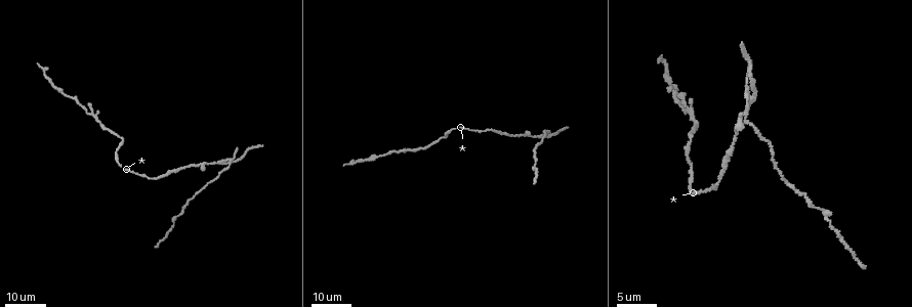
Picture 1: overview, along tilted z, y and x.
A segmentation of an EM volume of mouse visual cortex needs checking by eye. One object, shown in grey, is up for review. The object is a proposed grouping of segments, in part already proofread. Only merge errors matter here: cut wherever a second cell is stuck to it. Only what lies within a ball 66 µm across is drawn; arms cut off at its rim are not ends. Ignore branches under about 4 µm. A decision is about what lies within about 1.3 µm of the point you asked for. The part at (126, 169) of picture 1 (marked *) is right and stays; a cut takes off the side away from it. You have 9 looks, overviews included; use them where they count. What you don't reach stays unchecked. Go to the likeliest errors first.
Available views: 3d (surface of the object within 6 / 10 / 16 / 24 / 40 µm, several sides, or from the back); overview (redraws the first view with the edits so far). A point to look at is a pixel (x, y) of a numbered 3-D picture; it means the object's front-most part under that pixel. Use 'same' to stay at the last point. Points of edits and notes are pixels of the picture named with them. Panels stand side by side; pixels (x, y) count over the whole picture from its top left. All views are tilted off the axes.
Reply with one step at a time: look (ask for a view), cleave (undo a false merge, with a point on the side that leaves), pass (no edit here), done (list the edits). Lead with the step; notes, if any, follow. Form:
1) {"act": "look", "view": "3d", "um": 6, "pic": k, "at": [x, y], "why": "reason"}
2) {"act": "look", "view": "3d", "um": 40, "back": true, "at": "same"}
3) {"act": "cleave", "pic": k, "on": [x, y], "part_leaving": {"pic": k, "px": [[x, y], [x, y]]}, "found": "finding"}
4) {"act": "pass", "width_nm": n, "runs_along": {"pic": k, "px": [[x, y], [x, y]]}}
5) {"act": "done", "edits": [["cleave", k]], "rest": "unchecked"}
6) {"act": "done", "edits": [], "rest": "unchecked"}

{"act": "look", "view": "3d", "um": 16, "pic": 1, "at": [225, 160], "why": "a fork"}

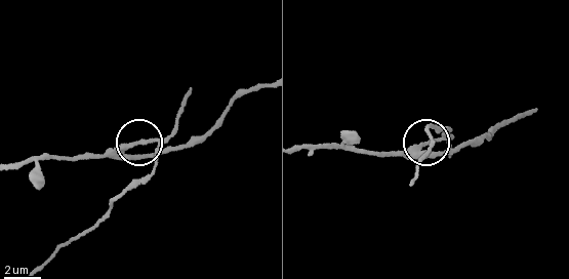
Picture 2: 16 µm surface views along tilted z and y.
{"act": "look", "view": "3d", "um": 10, "pic": 2, "at": [132, 146]}

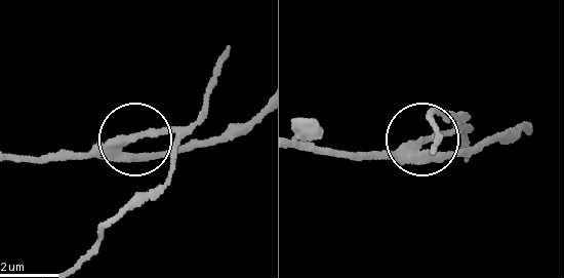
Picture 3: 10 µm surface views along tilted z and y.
{"act": "cleave", "pic": 3, "on": [151, 133], "arms": 3, "found": "a second cell is stuck on"}

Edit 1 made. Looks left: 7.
{"act": "look", "view": "3d", "um": 24, "pic": 1, "at": [691, 142], "why": "calibre changes"}

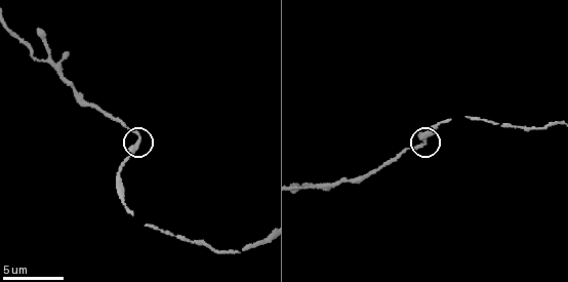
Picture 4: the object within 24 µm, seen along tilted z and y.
{"act": "look", "view": "3d", "um": 10, "pic": 4, "at": [423, 142]}

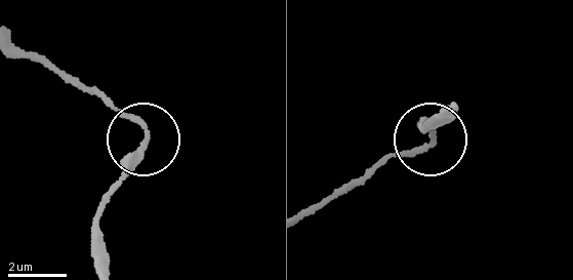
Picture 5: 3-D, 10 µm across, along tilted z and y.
{"act": "pass", "width_nm": 160, "runs_along": {"pic": 5, "px": [[106, 261], [99, 205], [144, 135], [86, 84]]}, "found": "all the same cell"}

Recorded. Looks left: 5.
{"act": "look", "view": "3d", "um": 16, "pic": 1, "at": [206, 162], "why": "thick turns thin"}

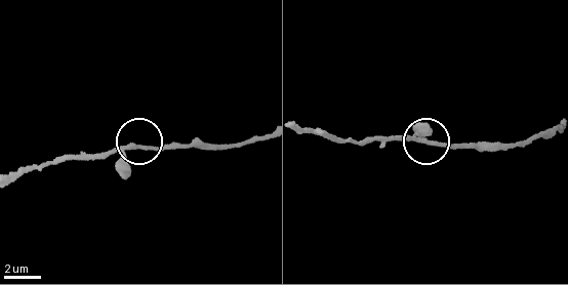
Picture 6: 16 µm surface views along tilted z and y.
{"act": "look", "view": "3d", "um": 10, "pic": 6, "at": [420, 140], "why": "zoom in"}

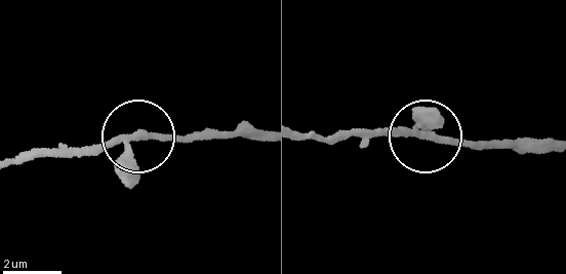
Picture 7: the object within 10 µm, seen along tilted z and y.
{"act": "pass", "arms": 3, "found": "one cell here"}

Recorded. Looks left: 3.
{"act": "look", "view": "3d", "um": 24, "pic": 1, "at": [375, 161], "why": "two arms in line, one across"}

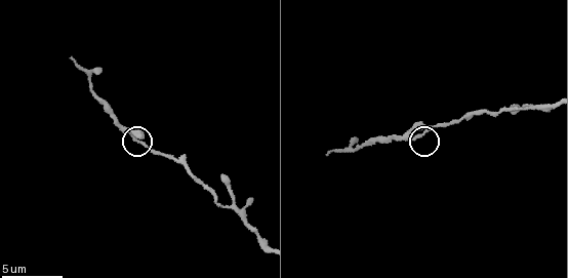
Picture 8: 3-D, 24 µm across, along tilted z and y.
{"act": "look", "view": "3d", "um": 10, "pic": 8, "at": [419, 136]}

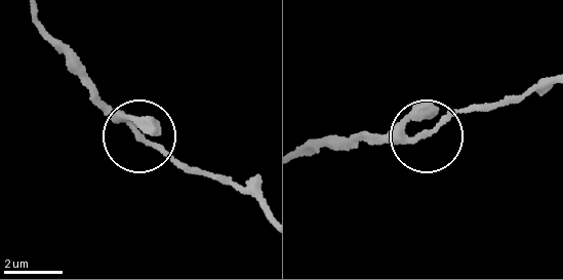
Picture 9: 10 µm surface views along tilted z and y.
{"act": "pass", "arms": 3, "found": "continuous, no second cell"}

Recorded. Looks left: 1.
{"act": "done", "edits": [["cleave", 3]], "rest": "unchecked"}

